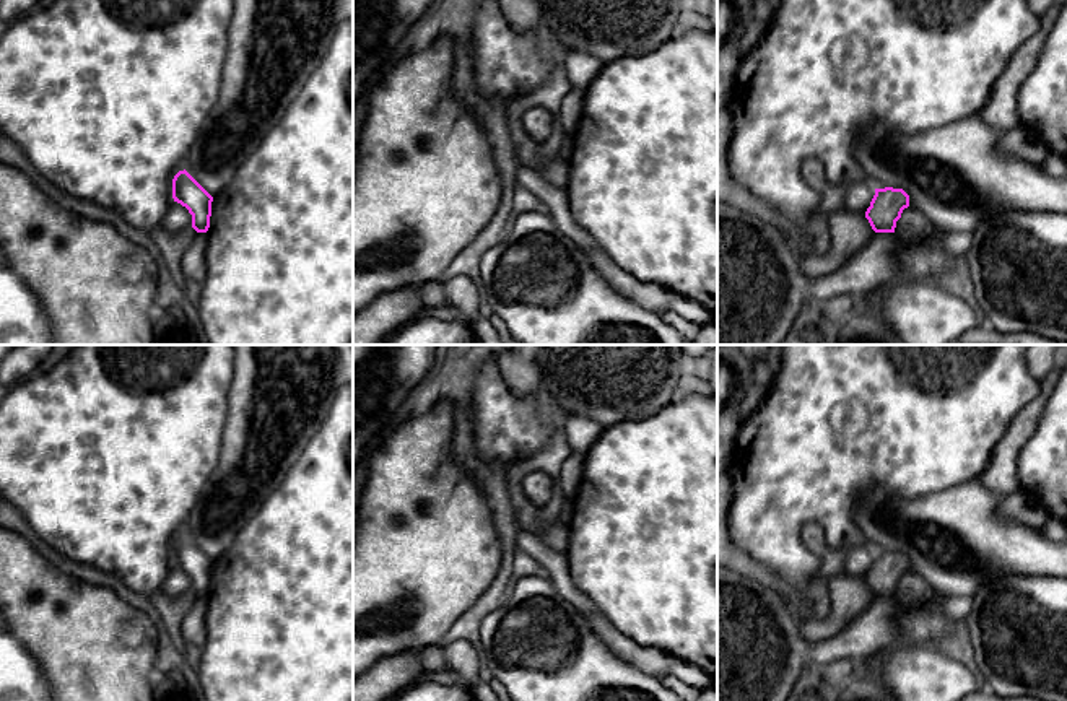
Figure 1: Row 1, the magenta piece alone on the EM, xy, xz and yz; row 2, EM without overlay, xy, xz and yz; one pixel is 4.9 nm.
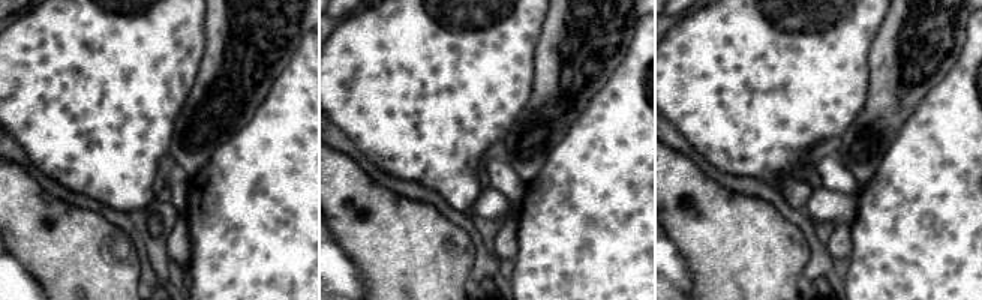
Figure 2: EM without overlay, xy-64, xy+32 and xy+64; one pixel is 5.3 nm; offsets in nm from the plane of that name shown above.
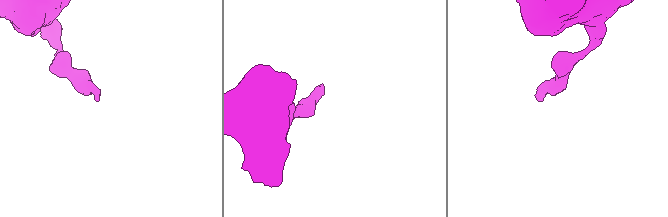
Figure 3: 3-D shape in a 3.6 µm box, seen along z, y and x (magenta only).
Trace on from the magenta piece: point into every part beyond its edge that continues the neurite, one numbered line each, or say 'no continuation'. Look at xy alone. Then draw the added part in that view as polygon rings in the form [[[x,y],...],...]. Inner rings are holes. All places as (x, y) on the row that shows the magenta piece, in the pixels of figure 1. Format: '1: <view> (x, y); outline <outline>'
no continuation

